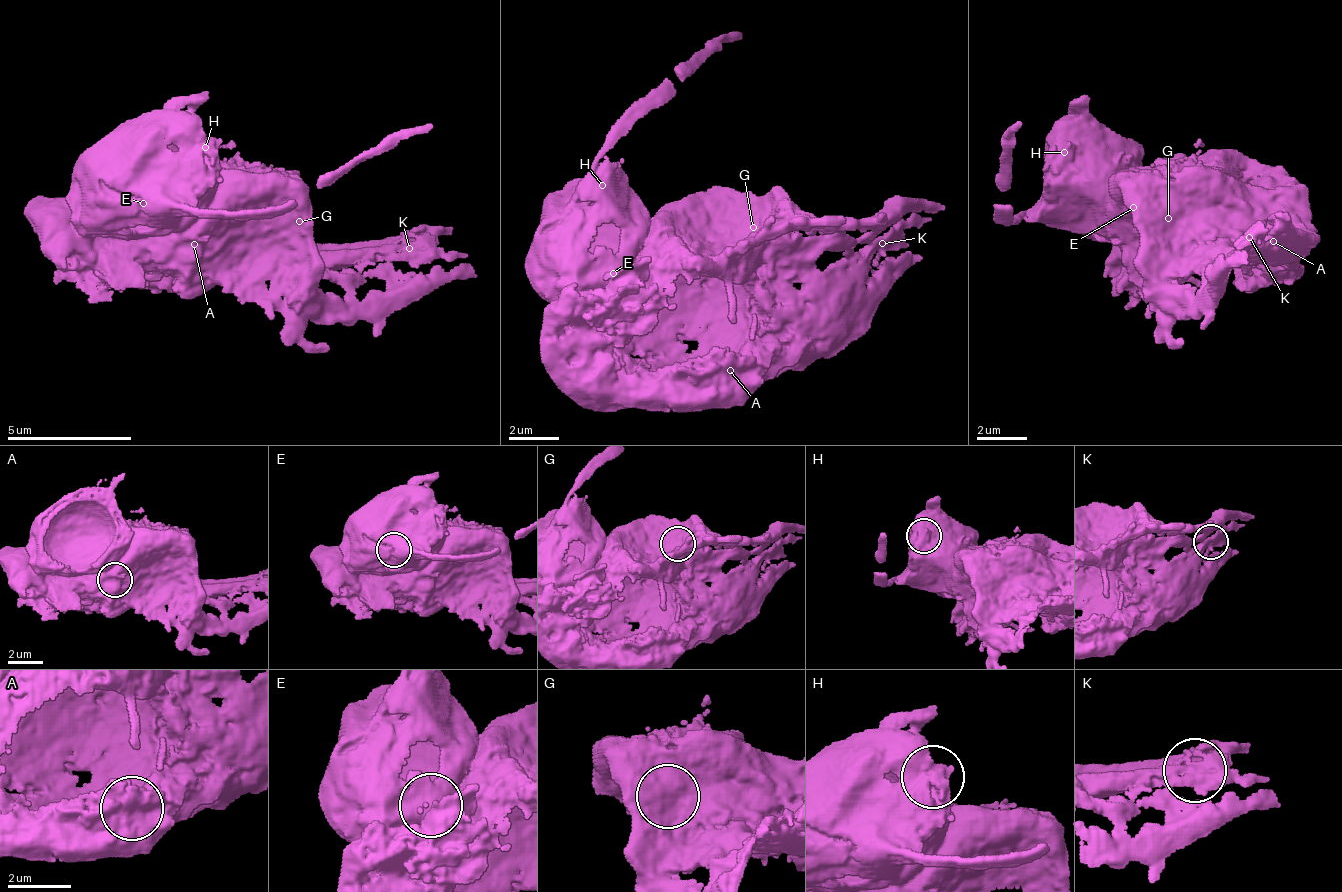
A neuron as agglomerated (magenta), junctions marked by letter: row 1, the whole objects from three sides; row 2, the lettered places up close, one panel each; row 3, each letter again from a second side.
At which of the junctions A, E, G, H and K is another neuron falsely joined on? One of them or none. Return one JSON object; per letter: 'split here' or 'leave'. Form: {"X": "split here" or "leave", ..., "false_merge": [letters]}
{"A": "leave", "E": "split here", "G": "leave", "H": "leave", "K": "leave", "false_merge": ["E"]}

